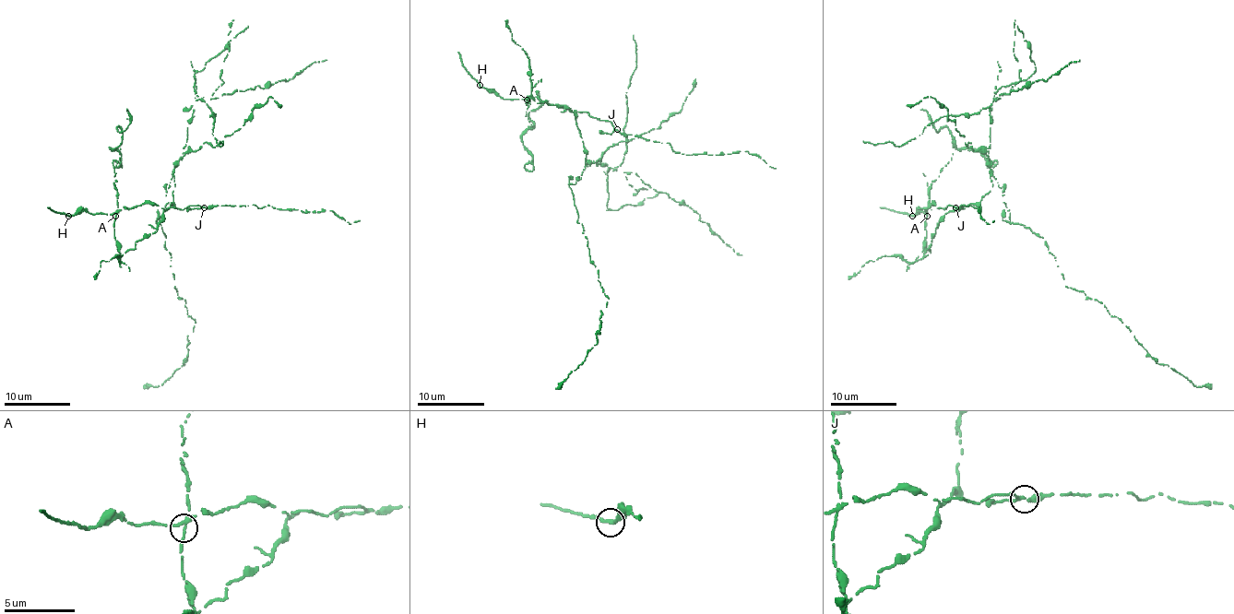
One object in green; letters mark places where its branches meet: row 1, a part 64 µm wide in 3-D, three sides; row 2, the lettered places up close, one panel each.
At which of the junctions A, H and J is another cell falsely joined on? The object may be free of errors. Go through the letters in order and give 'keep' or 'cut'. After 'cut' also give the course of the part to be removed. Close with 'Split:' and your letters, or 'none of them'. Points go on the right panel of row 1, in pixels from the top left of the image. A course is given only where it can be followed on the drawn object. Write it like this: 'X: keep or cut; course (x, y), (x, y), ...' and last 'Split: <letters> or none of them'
A: cut; course (927, 216), (926, 255), (941, 219), (993, 178), (1065, 286), (1211, 384)
H: keep
J: keep
Split: A

